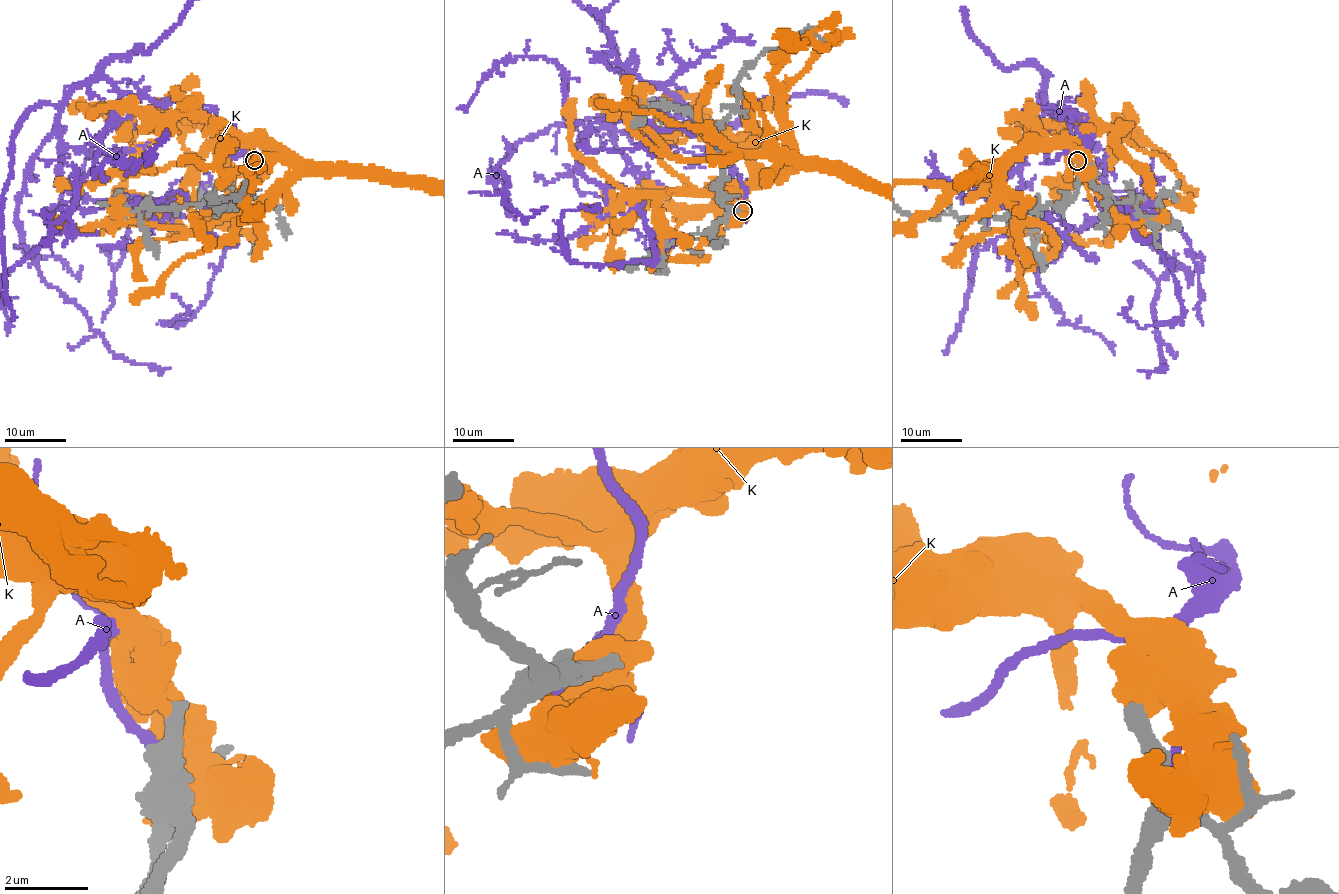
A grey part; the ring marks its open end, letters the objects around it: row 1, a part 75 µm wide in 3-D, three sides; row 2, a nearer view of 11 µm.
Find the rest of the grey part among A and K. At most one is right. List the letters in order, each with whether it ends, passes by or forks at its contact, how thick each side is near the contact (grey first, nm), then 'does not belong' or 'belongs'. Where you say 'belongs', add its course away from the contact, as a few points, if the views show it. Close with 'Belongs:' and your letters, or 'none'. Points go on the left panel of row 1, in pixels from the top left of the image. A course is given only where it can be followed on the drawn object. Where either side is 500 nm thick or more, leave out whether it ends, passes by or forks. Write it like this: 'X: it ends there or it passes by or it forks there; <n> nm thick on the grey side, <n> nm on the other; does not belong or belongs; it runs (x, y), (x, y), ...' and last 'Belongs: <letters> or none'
A: 550 nm thick on the grey side, 240 nm on the other; does not belong
K: 420 nm thick on the grey side, 550 nm on the other; does not belong
Belongs: none

